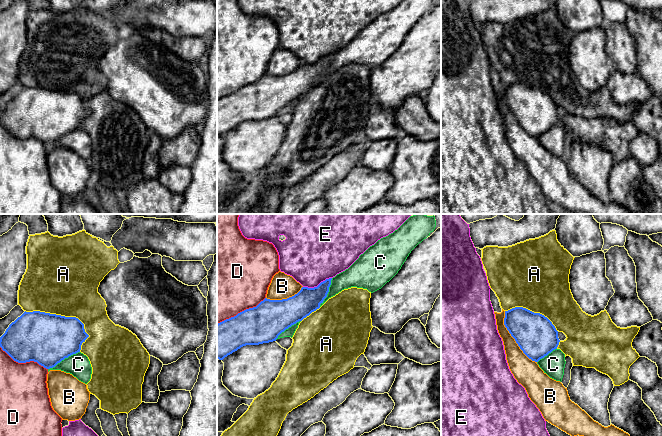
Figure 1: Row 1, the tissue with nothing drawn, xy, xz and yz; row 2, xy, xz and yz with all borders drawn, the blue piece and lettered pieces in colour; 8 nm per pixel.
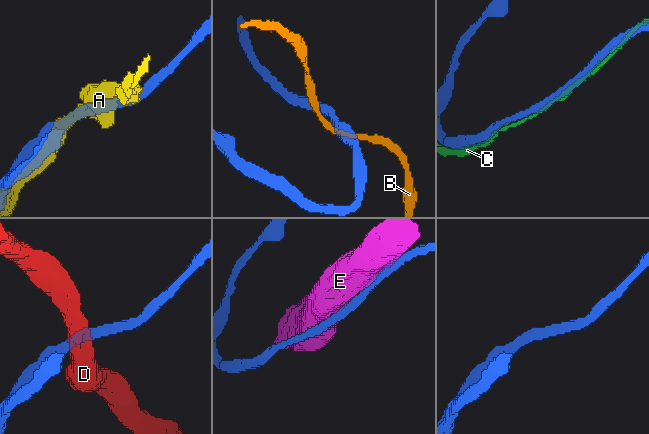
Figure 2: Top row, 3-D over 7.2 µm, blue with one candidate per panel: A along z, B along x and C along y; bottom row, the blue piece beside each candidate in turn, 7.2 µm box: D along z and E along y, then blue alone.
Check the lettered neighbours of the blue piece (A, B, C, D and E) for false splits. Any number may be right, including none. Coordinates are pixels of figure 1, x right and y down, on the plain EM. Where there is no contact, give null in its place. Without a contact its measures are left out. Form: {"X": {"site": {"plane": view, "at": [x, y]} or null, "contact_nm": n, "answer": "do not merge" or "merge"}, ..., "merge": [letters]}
{"A": {"site": {"plane": "xy", "at": [60, 91]}, "contact_nm": 550, "answer": "do not merge"}, "B": {"site": {"plane": "yz", "at": [513, 113]}, "contact_nm": 480, "answer": "do not merge"}, "C": {"site": {"plane": "xy", "at": [63, 135]}, "contact_nm": 300, "answer": "merge"}, "D": {"site": {"plane": "xy", "at": [23, 138]}, "contact_nm": 420, "answer": "do not merge"}, "E": {"site": {"plane": "xz", "at": [318, 61]}, "contact_nm": 240, "answer": "do not merge"}, "merge": ["C"]}

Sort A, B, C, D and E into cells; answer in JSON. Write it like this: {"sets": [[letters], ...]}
{"sets": [["A"], ["B", "D"], ["C"], ["E"]]}

